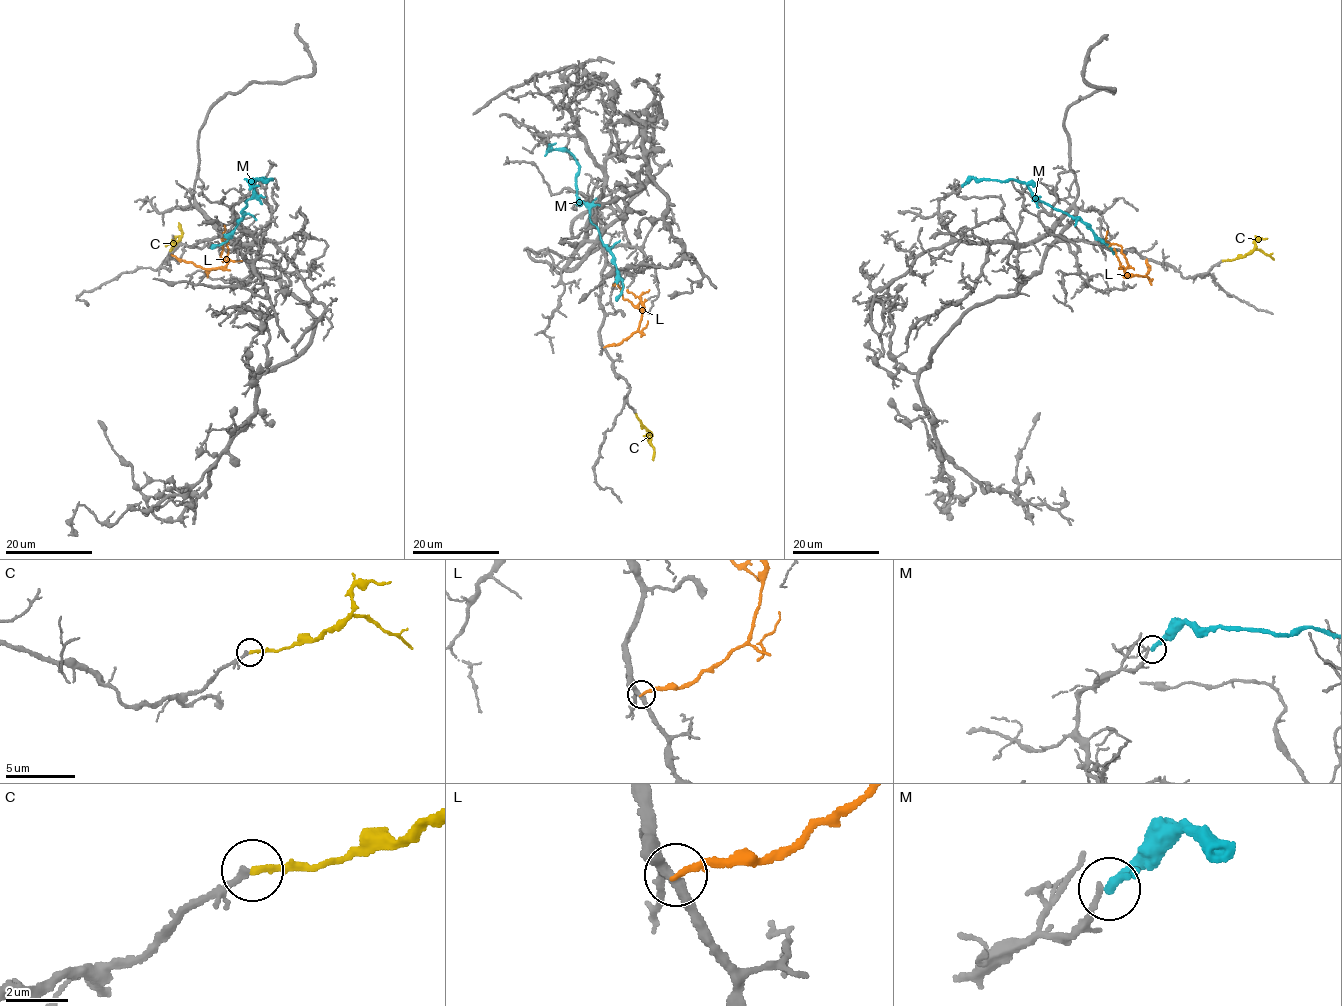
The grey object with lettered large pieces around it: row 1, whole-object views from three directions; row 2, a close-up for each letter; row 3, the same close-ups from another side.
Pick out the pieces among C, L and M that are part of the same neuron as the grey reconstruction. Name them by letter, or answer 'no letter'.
C

